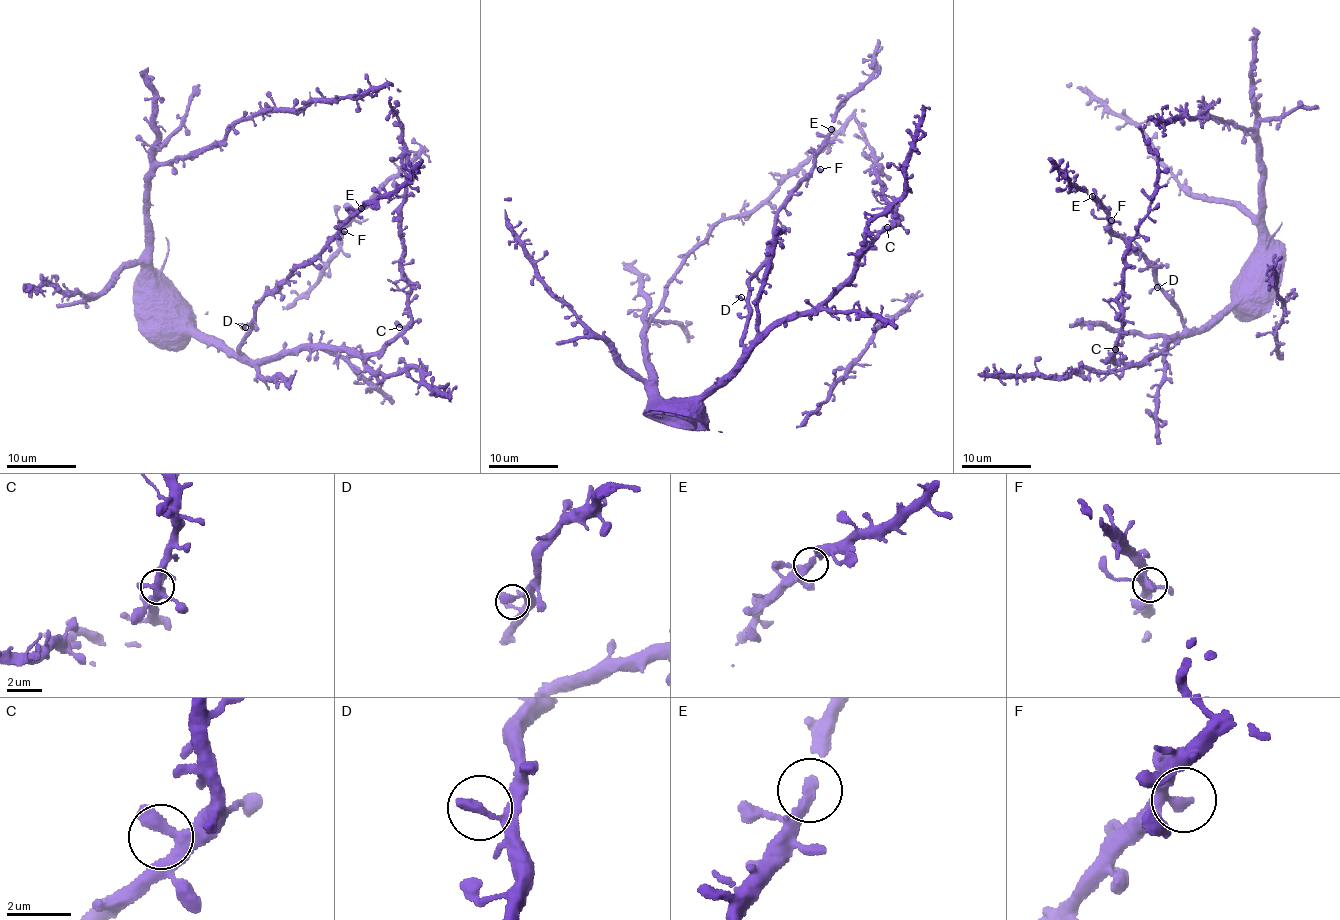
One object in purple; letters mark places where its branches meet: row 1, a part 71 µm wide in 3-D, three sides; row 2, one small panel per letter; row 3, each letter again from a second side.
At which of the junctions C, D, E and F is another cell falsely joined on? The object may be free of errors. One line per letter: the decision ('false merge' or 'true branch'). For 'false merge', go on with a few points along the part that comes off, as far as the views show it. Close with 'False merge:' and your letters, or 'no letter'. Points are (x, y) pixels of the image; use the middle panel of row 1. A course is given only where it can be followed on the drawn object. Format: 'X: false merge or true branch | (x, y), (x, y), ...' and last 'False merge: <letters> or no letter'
C: true branch
D: true branch
E: true branch
F: true branch
False merge: no letter

